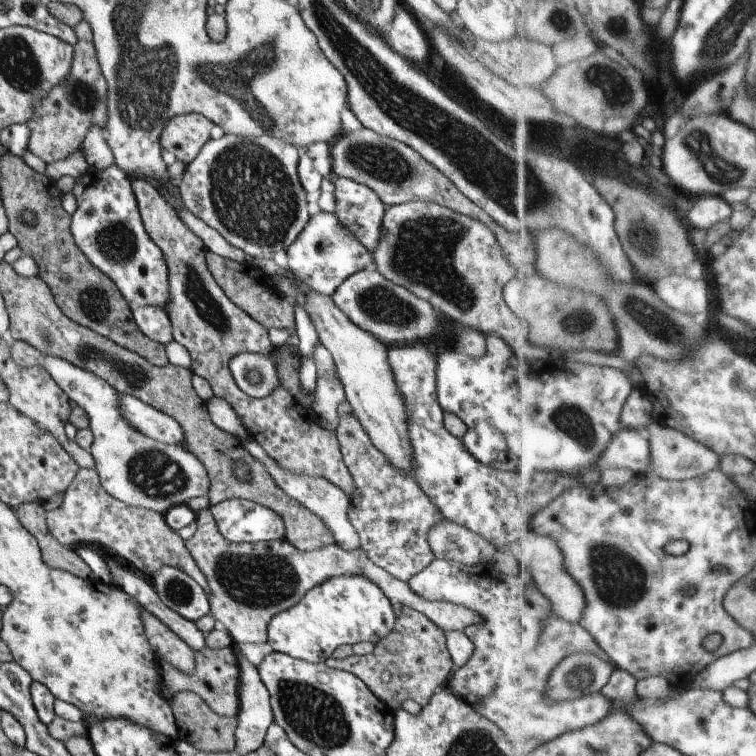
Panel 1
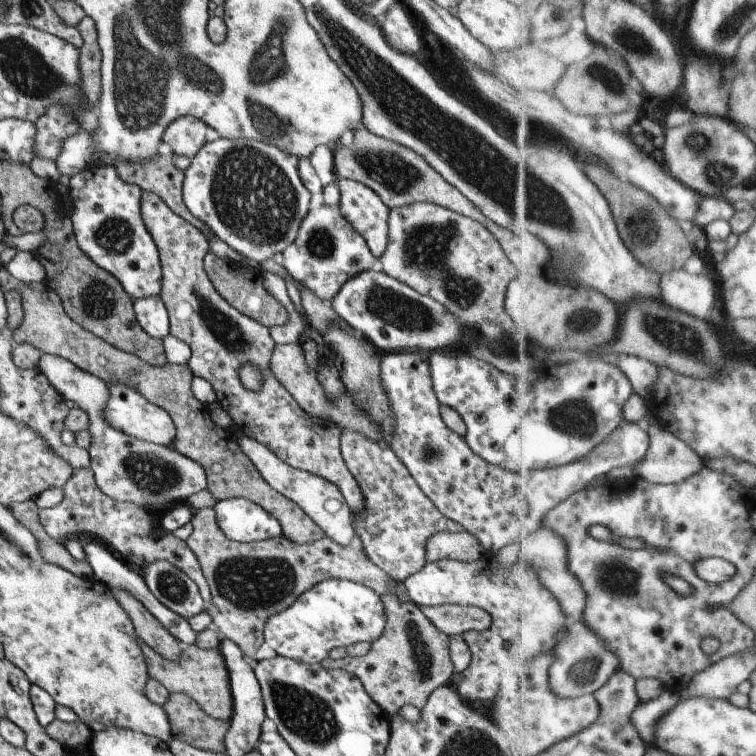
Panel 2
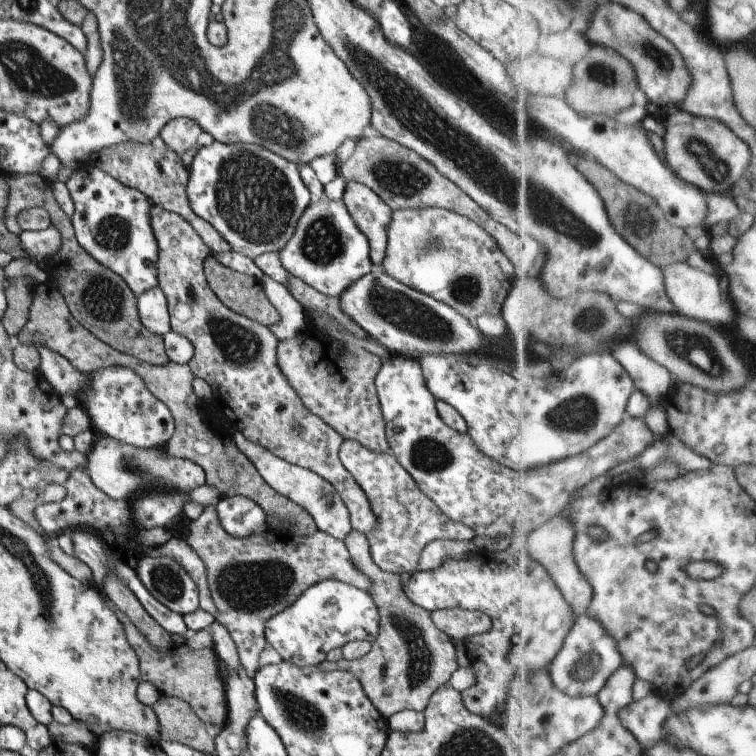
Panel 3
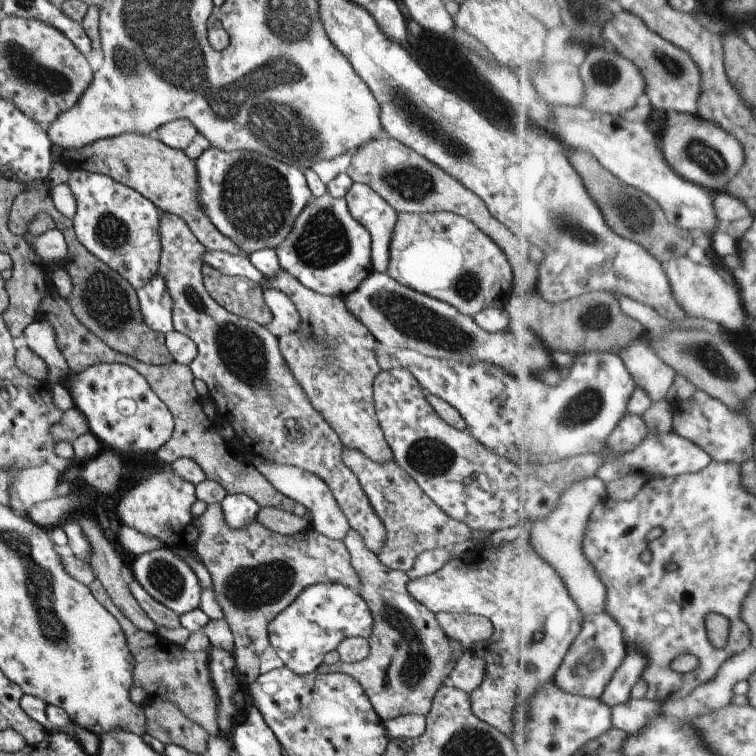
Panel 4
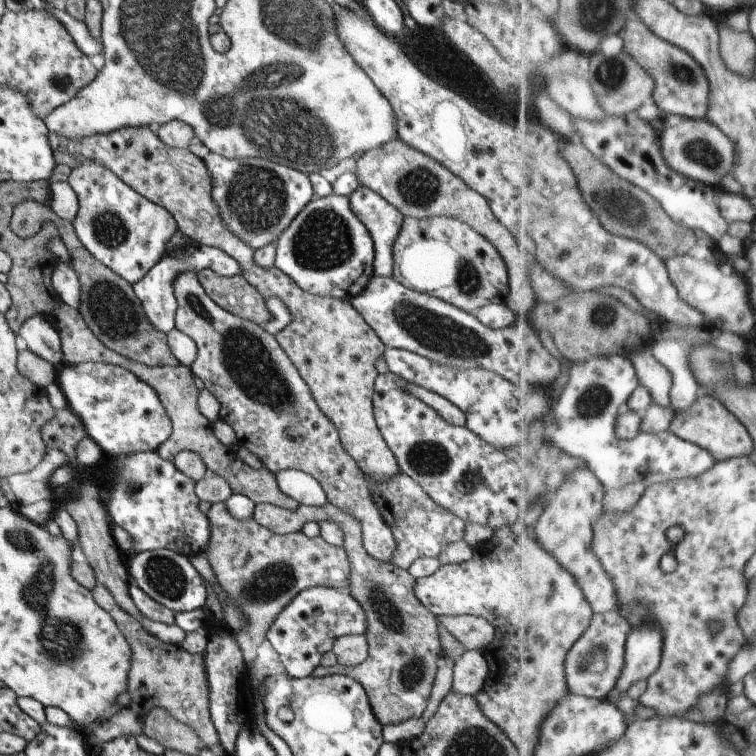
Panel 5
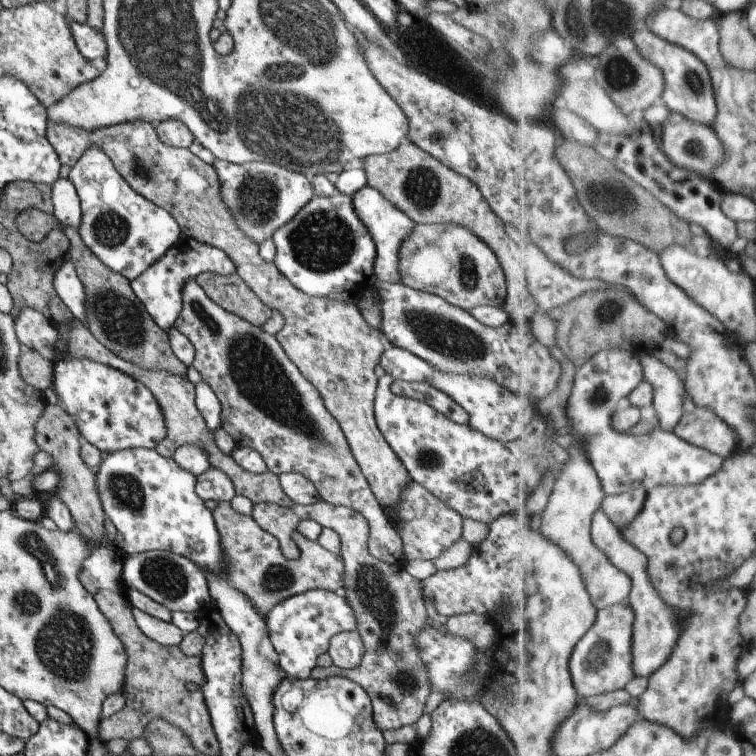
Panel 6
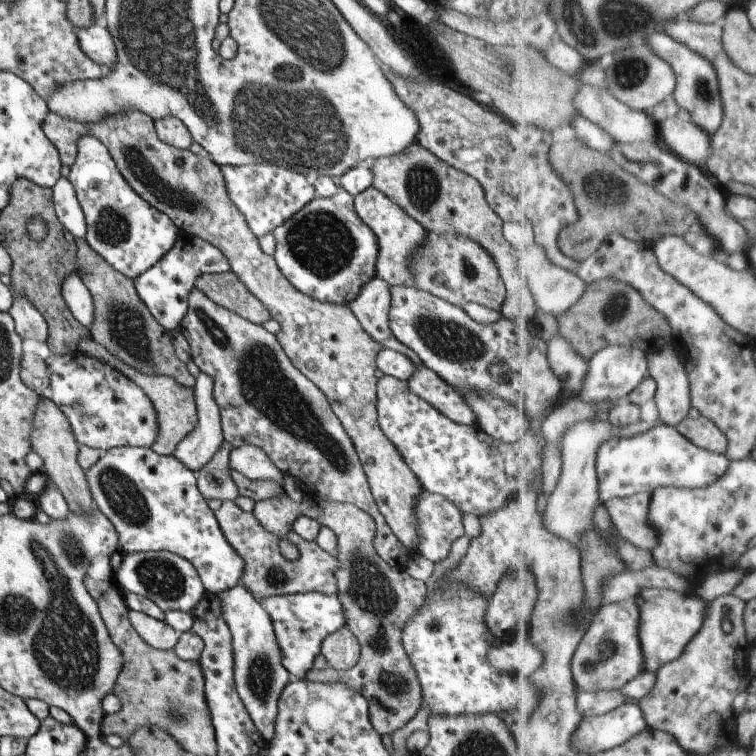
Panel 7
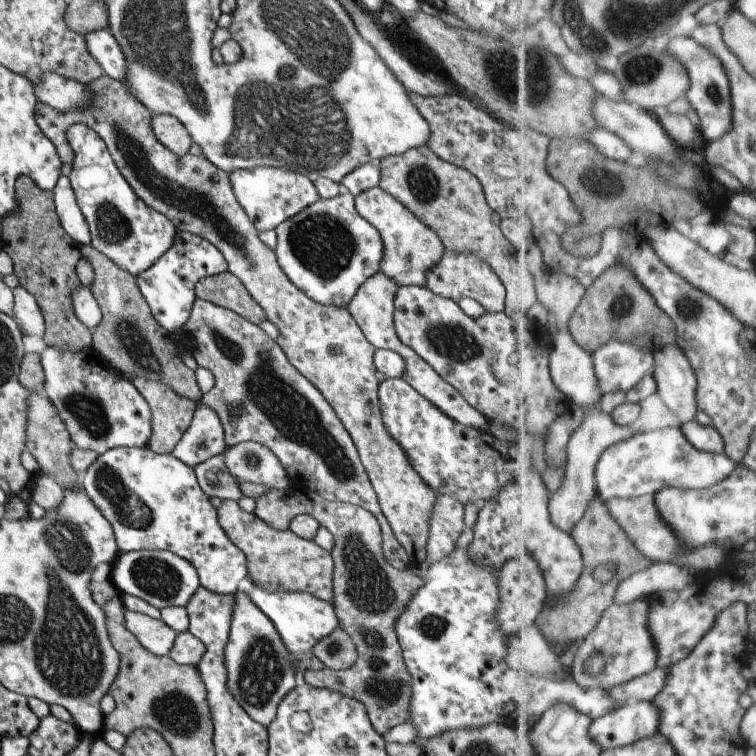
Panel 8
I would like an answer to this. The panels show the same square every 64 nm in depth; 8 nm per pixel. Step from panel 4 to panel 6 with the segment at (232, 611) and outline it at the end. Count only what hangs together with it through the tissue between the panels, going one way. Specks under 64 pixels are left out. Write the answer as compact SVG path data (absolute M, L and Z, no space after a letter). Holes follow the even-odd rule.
M228 502L217 504L210 513L228 563L228 578L224 581L248 598L266 622L272 607L290 596L311 589L329 592L342 590L344 564L339 553L325 550L316 540L307 540L295 530L290 534L290 539L295 543L299 555L295 559L287 559L281 556L276 538L265 532L250 515L237 514Z

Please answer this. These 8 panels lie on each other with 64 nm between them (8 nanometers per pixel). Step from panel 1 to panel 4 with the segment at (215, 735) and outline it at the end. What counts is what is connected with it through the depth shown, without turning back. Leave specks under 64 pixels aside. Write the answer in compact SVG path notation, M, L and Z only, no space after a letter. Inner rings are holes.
M157 698L144 706L144 715L146 734L163 745L179 745L198 755L206 751L208 732L196 722L191 722L175 703Z

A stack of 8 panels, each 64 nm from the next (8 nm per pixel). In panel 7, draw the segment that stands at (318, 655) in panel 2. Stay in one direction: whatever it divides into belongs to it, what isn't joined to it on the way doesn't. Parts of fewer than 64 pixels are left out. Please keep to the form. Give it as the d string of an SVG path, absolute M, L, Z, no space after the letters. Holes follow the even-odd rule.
M319 592L296 593L282 596L269 596L256 600L265 614L268 615L275 642L281 650L281 664L291 679L304 679L312 668L313 658L319 654L321 640L344 627L343 608L335 594L319 594Z

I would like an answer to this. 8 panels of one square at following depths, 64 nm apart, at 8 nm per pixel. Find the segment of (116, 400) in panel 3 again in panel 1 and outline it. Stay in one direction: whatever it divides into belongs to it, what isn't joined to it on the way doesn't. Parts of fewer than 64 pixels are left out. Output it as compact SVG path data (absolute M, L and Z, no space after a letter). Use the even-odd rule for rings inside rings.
M120 395L120 409L126 421L145 436L168 445L184 442L184 430L175 419L135 397Z

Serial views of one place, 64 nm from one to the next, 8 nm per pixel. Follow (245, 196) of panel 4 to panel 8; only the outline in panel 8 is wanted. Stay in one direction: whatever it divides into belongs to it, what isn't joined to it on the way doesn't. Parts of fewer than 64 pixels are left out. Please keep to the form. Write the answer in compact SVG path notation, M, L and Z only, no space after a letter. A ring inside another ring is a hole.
M256 166L234 169L228 174L232 195L245 211L259 233L274 229L281 222L297 214L302 208L313 204L319 196L313 183L305 175L281 167Z

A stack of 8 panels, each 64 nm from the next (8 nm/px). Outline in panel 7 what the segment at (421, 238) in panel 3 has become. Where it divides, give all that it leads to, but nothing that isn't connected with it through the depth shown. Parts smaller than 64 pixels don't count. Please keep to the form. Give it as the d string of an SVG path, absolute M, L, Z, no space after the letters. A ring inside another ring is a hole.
M425 232L425 242L413 252L413 258L409 258L409 270L414 288L425 290L453 306L462 307L467 302L475 302L495 312L501 310L505 288L496 264L485 249L465 235Z

